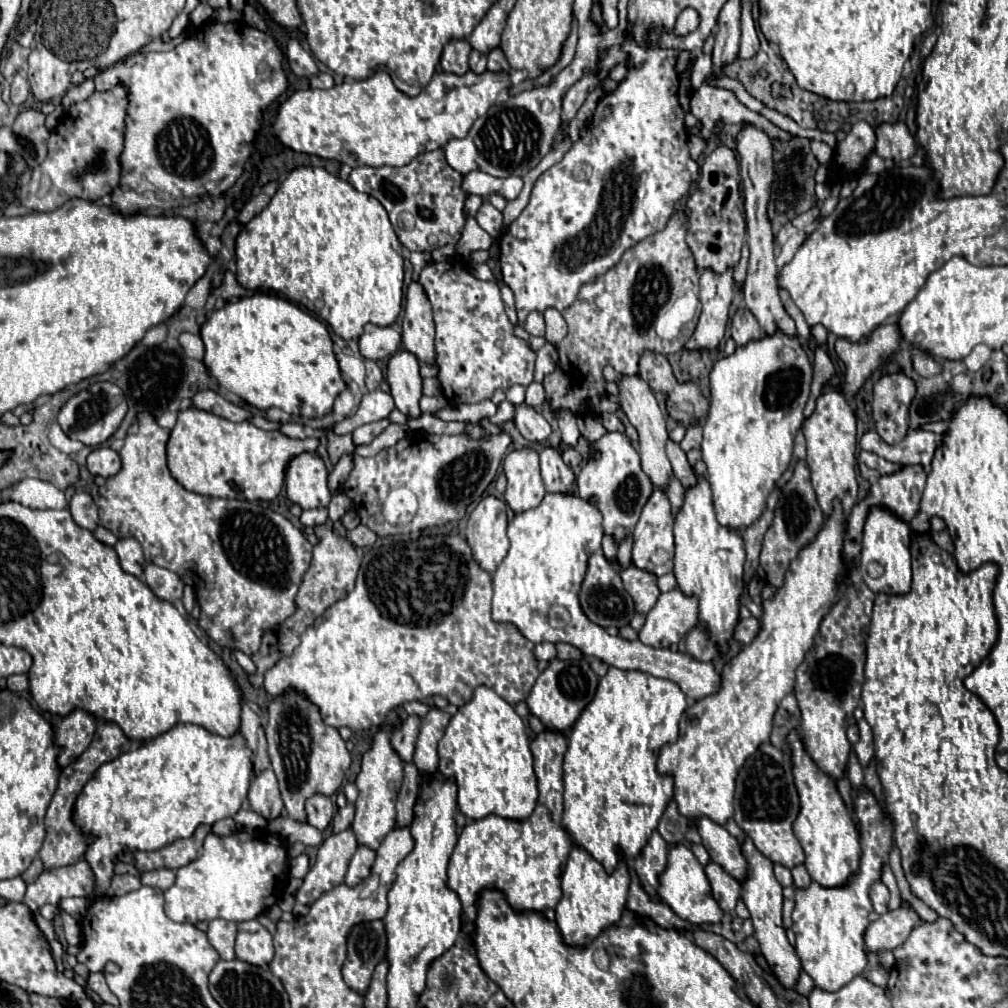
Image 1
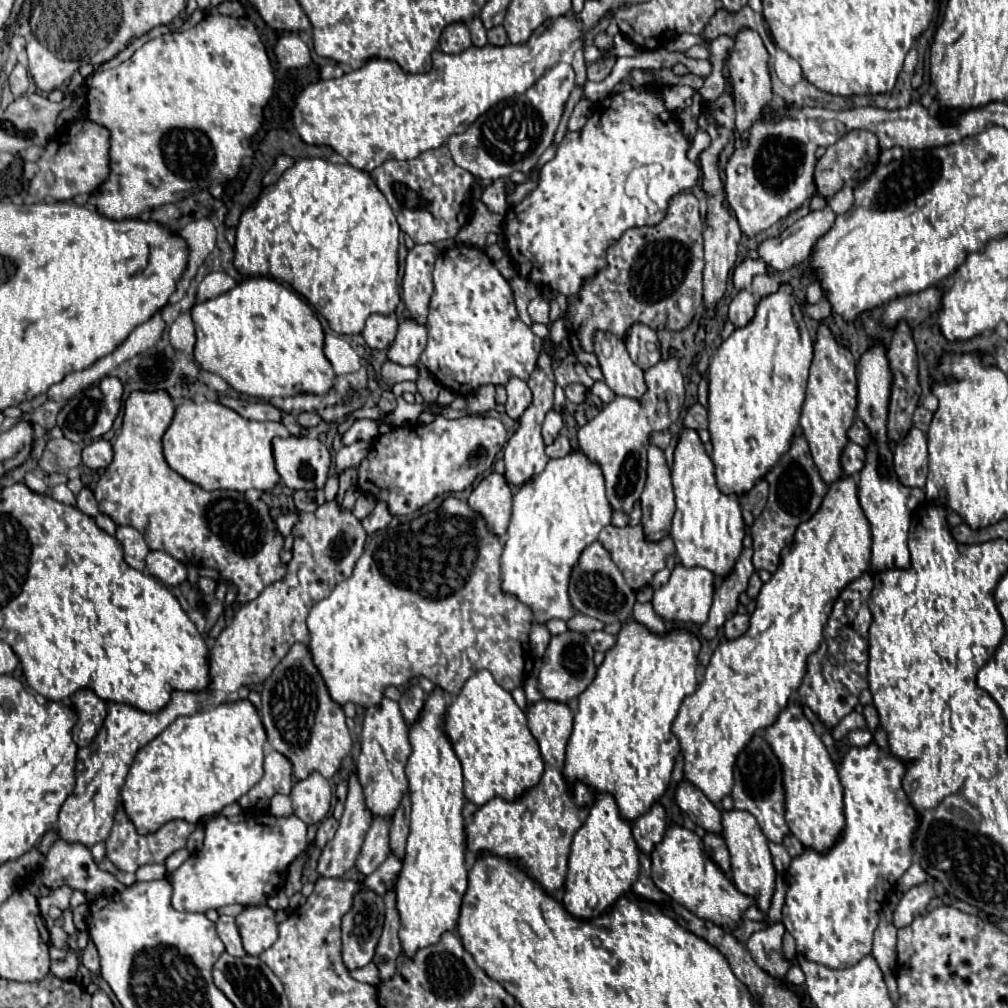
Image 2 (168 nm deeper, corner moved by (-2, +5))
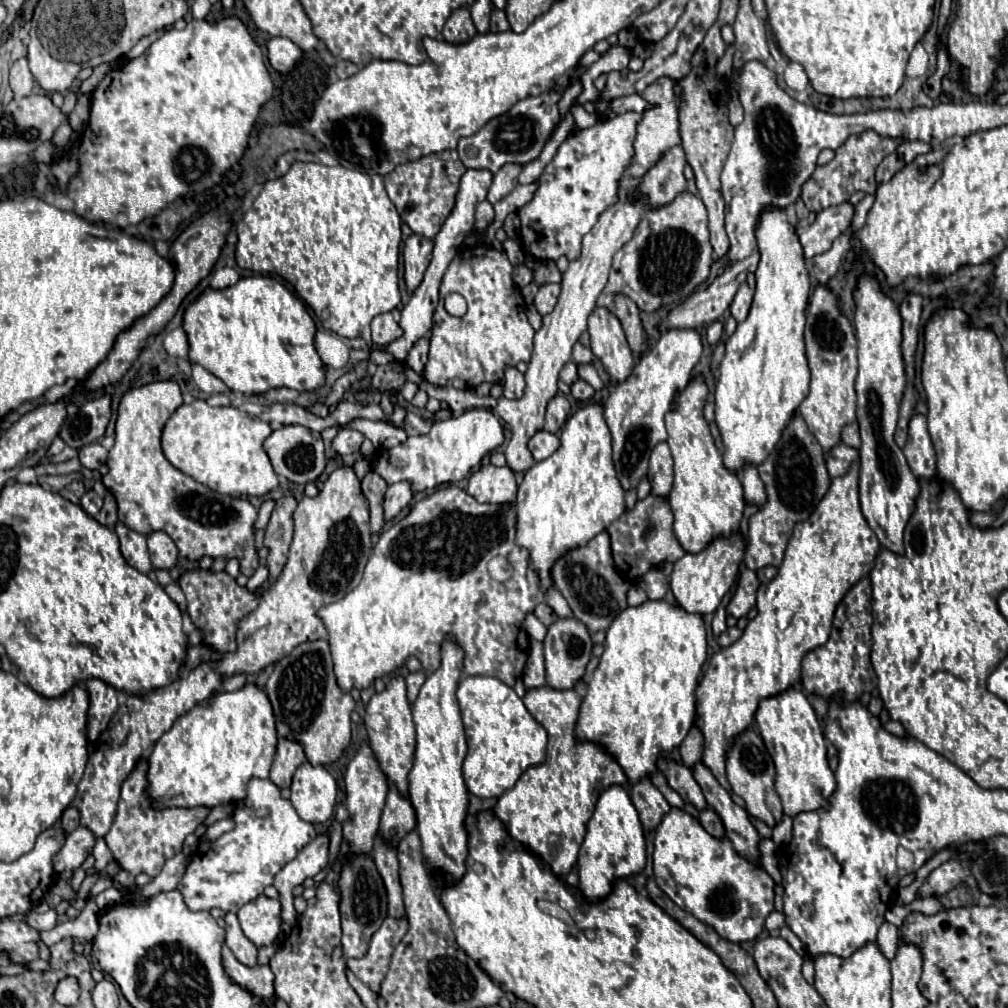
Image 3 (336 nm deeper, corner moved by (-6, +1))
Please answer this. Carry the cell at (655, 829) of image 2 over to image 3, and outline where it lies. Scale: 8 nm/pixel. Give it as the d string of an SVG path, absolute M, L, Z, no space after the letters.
M642 778L630 786L630 798L640 814L644 830L656 828L660 824L660 818L670 810L670 804L666 802L666 798L648 778Z

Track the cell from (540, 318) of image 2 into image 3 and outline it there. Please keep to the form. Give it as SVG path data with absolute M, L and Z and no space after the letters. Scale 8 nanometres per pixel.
M542 284L536 298L534 298L534 304L538 308L538 312L544 316L548 314L548 310L552 310L552 306L556 304L556 298L560 294L560 284Z

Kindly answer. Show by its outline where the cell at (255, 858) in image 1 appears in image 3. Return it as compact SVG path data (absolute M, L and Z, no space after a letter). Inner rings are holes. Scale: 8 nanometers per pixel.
M252 778L246 792L246 798L236 802L232 810L234 830L214 842L200 842L178 884L190 910L222 908L238 912L246 902L258 898L264 888L272 884L274 874L316 838L314 826L296 814L290 800L280 796L280 788L272 780ZM248 800L252 800L252 804L248 804Z

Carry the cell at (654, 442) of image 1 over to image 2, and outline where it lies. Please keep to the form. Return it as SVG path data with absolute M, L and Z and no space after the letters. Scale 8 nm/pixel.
M600 332L594 338L596 356L604 374L604 382L616 396L628 396L640 400L646 394L644 370L640 370L628 356L628 350L620 338Z

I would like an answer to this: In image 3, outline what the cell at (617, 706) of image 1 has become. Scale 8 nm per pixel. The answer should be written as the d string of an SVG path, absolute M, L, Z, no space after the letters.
M646 600L638 606L628 606L624 608L608 626L606 630L606 638L604 638L604 654L600 656L600 664L594 670L592 680L588 682L586 688L586 698L582 702L580 708L580 718L576 724L576 736L580 740L592 740L602 744L624 768L624 772L628 774L630 782L638 782L640 778L648 776L650 772L656 772L656 754L668 754L672 752L672 748L680 746L680 742L686 738L688 730L694 724L694 714L696 714L696 700L694 700L694 690L696 690L696 678L702 672L702 664L706 660L706 630L704 630L704 620L700 614L688 614L682 606L672 604L668 600Z

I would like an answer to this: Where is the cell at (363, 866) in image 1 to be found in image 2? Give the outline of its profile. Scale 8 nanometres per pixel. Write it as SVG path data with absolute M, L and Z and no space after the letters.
M374 818L372 826L364 838L362 850L356 858L356 868L360 874L364 874L364 876L372 874L386 860L386 856L390 852L388 828L390 828L390 822L386 818Z

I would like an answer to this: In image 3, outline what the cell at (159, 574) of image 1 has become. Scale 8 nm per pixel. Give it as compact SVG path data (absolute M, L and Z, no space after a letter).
M152 532L146 536L148 552L154 568L172 568L178 560L178 548L166 532Z

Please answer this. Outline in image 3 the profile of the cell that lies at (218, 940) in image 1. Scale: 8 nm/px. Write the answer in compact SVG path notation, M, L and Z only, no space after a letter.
M226 912L224 920L226 920L226 944L228 944L228 948L234 952L234 956L236 956L244 966L256 966L258 948L256 948L256 944L252 944L252 942L244 936L236 914L234 914L234 912Z

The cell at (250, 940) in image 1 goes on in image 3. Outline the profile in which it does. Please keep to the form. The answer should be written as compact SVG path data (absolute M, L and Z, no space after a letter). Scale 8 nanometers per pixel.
M260 894L256 900L244 904L238 910L238 920L244 934L262 948L276 940L280 932L280 912L282 908L278 898L268 898Z

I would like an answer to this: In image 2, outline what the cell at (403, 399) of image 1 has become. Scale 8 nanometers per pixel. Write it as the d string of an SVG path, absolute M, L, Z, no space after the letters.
M402 320L400 330L396 334L396 340L392 342L388 350L388 360L400 364L400 366L410 366L420 362L420 354L424 352L426 346L426 326L420 326L412 320Z

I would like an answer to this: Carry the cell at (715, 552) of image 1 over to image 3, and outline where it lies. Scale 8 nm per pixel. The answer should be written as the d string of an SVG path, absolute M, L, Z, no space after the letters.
M696 376L674 398L676 408L666 414L668 446L674 456L674 484L668 494L674 508L674 534L686 552L700 552L712 538L728 536L740 528L744 512L744 494L740 478L722 462L722 454L714 446L708 422L704 418L704 402L708 386Z

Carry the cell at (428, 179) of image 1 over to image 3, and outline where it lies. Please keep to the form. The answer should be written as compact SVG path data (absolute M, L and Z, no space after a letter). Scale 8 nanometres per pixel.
M444 150L444 152L428 154L416 162L406 162L396 166L392 174L384 176L384 184L402 222L406 222L412 228L412 232L422 234L426 238L434 238L440 226L444 224L444 220L448 218L448 214L452 212L458 184L464 172L466 168L460 162L458 152Z

